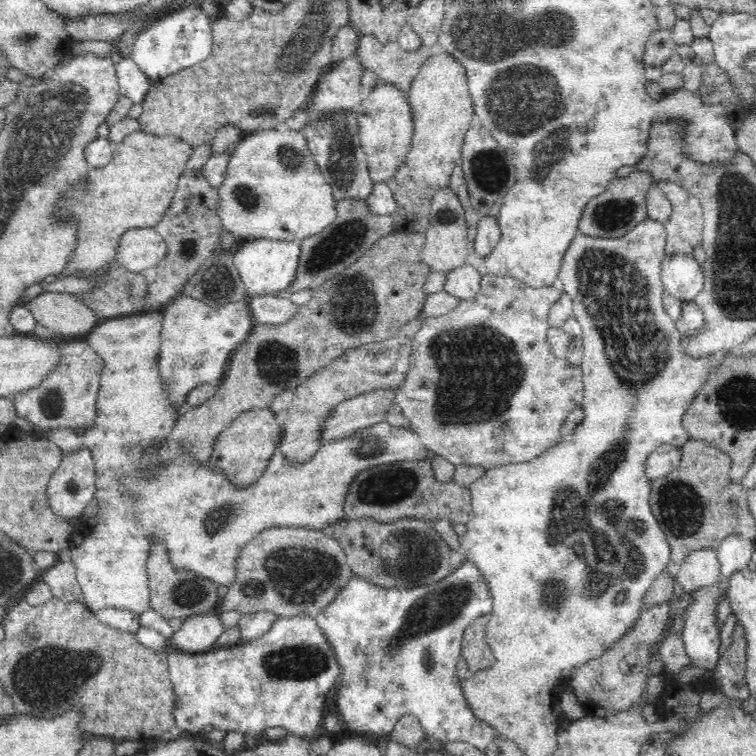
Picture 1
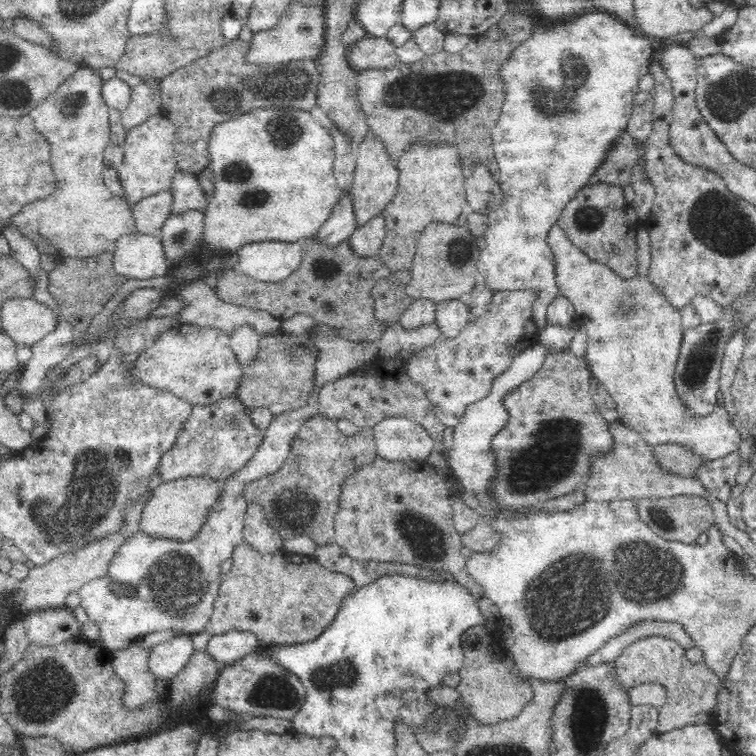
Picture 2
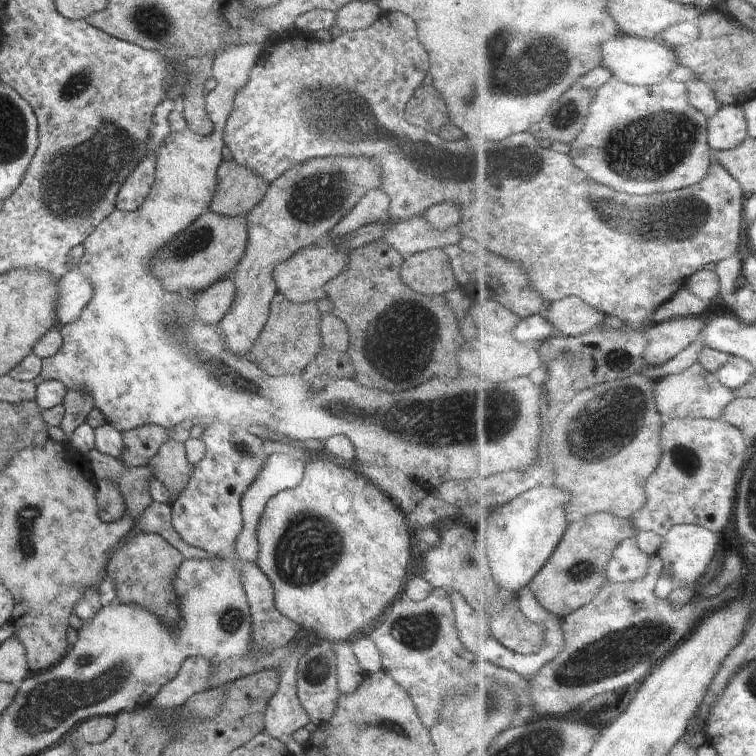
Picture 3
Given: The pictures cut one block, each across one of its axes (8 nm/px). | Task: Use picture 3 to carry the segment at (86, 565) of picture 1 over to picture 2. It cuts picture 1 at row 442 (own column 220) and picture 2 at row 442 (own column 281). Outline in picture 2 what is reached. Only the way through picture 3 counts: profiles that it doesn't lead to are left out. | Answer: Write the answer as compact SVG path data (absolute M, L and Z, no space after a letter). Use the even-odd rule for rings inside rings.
M393 416L373 426L377 456L394 462L428 461L434 440L418 422Z

